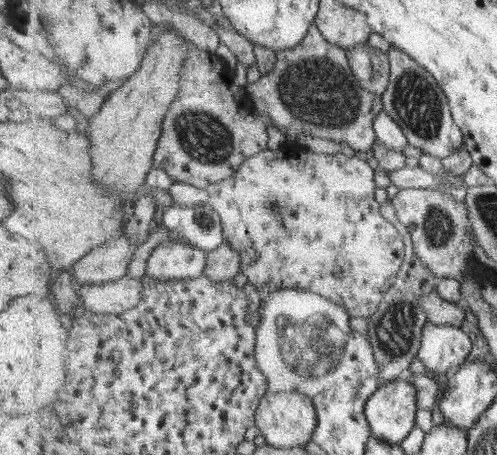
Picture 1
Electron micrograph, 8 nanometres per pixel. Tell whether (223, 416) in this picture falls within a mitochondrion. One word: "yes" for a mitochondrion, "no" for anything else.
no

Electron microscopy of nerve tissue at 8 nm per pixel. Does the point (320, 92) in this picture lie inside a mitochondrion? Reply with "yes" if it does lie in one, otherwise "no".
yes

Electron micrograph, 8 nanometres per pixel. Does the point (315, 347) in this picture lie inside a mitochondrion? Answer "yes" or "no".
yes

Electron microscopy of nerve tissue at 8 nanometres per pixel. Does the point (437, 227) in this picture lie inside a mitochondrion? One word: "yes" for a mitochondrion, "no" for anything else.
yes

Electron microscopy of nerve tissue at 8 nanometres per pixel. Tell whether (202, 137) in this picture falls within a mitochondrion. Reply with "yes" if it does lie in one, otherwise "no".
yes

